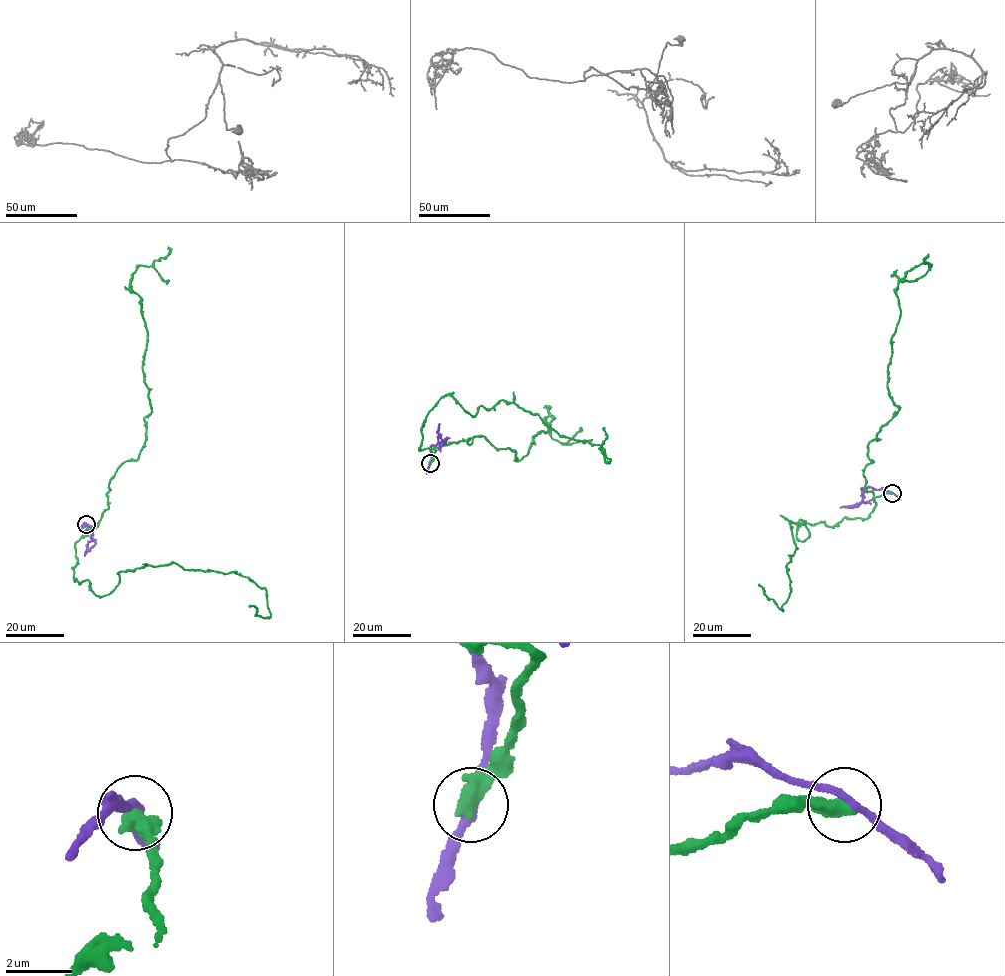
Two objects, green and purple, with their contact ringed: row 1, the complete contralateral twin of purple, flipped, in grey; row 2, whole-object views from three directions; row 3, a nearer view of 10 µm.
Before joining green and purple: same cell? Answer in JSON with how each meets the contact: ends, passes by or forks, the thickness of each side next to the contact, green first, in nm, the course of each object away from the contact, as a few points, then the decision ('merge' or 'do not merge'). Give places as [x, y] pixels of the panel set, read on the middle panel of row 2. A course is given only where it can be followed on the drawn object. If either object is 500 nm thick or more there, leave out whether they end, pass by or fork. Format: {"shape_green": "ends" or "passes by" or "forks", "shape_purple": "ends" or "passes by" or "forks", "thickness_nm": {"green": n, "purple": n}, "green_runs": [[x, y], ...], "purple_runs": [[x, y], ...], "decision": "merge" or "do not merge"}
{"thickness_nm": {"green": 550, "purple": 200}, "green_runs": [[430, 463], [421, 428], [450, 393], [473, 416], [515, 403], [600, 445], [607, 463], [603, 427]], "purple_runs": [[430, 463], [430, 447], [445, 439], [444, 442], [438, 432], [439, 423]], "decision": "do not merge"}

